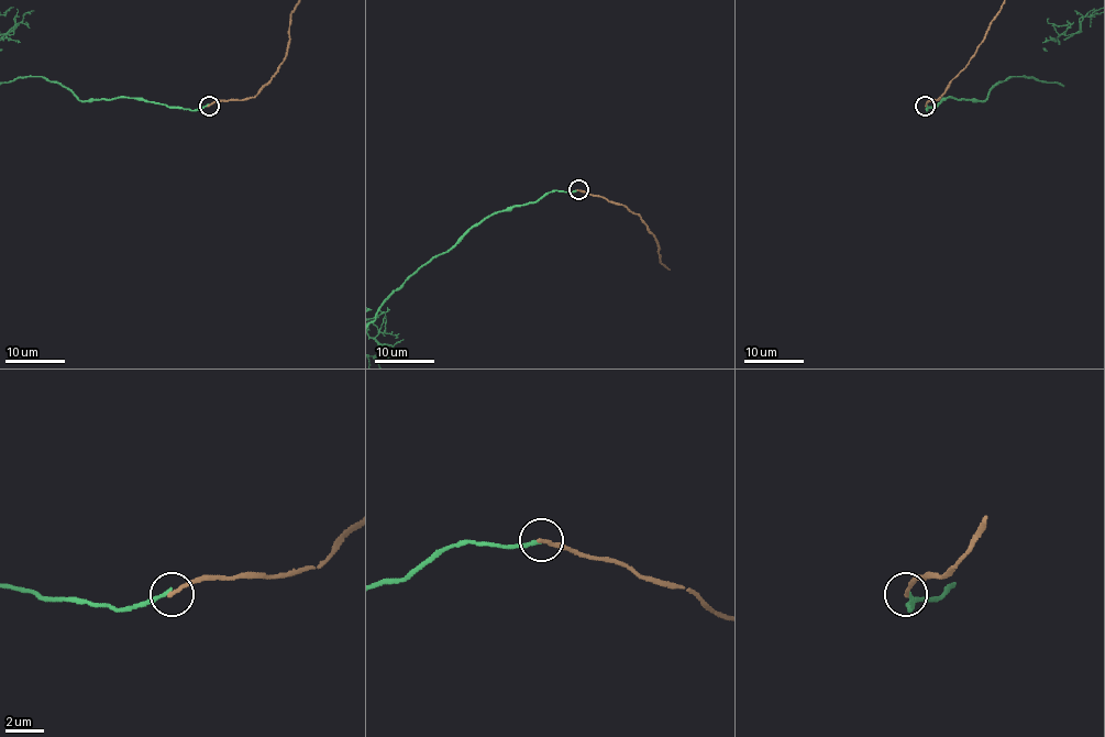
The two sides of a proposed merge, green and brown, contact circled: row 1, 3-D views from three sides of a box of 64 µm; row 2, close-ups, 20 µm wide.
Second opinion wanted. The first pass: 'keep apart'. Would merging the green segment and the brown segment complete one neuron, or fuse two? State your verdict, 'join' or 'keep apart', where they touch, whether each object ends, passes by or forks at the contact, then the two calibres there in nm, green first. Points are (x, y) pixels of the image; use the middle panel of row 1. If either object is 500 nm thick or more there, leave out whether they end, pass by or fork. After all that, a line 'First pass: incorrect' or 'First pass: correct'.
keep apart; place (578, 189); green ends; brown ends; calibres 200 and 200 nm
First pass: correct

